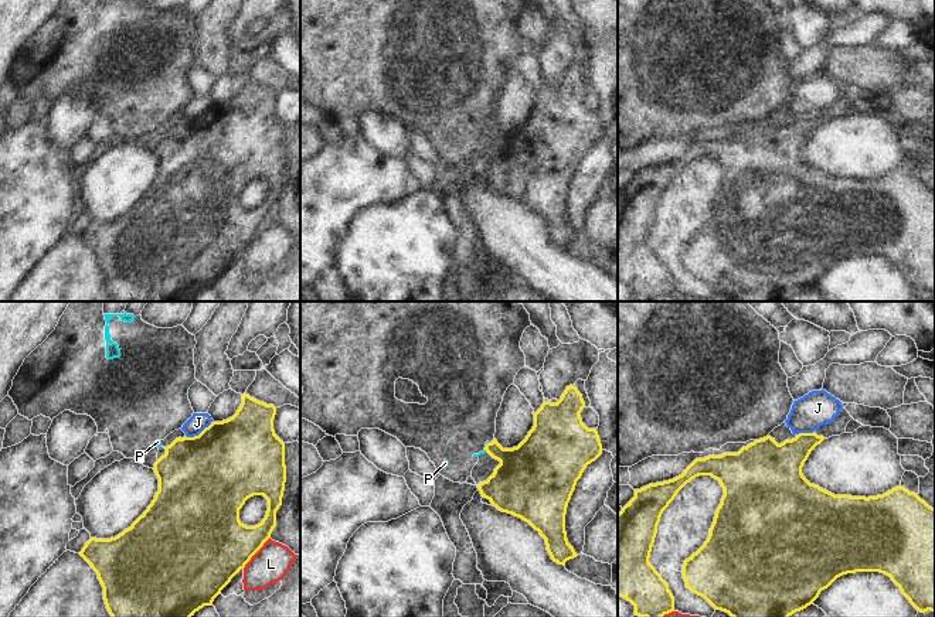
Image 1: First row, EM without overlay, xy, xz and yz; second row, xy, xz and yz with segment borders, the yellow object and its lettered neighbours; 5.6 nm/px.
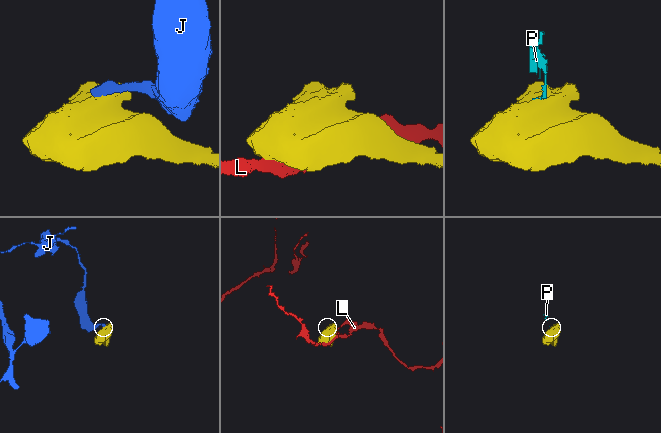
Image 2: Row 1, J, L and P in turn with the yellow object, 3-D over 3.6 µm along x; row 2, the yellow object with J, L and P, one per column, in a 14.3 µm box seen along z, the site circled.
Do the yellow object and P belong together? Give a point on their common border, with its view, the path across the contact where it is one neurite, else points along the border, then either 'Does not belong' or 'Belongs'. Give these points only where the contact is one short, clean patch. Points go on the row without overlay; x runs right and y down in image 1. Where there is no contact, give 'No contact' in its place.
Touches yellow at xz (485, 132). Boundary: xz (485, 132), (486, 135). Does not belong

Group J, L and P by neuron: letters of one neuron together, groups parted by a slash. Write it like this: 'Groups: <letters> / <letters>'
Groups: J / L / P

